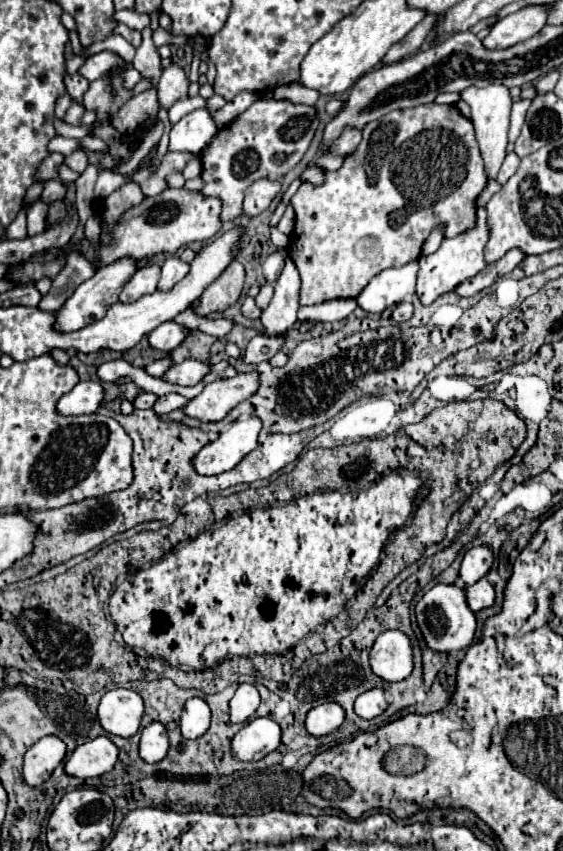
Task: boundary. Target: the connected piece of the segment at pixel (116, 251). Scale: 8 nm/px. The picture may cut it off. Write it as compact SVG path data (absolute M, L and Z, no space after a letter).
M184 187L166 189L156 197L146 197L140 205L124 213L122 221L114 227L114 241L110 245L100 245L100 265L108 265L122 257L146 259L158 253L176 253L188 243L206 241L222 227L220 211L222 201L218 197L206 197L200 191L188 191Z

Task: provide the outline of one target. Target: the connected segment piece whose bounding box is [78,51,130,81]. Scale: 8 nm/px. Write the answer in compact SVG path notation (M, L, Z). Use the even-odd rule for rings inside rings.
M102 51L102 53L96 53L92 57L86 59L86 63L80 67L80 75L86 77L88 81L96 81L100 79L104 73L108 73L110 69L116 69L116 67L128 67L130 63L126 63L120 55L112 53L112 51Z

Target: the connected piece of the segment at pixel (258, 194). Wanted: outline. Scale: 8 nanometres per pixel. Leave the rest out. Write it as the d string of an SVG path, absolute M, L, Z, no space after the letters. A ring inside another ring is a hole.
M262 177L262 179L254 181L254 183L246 189L244 215L254 217L254 215L260 215L264 209L268 209L270 203L272 203L272 199L278 195L280 187L282 187L282 177L280 177L280 179Z

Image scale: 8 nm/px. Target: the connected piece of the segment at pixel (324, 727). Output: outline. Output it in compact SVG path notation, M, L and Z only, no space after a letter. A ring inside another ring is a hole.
M322 703L312 707L306 715L306 731L314 737L336 731L344 721L344 709L338 703Z

